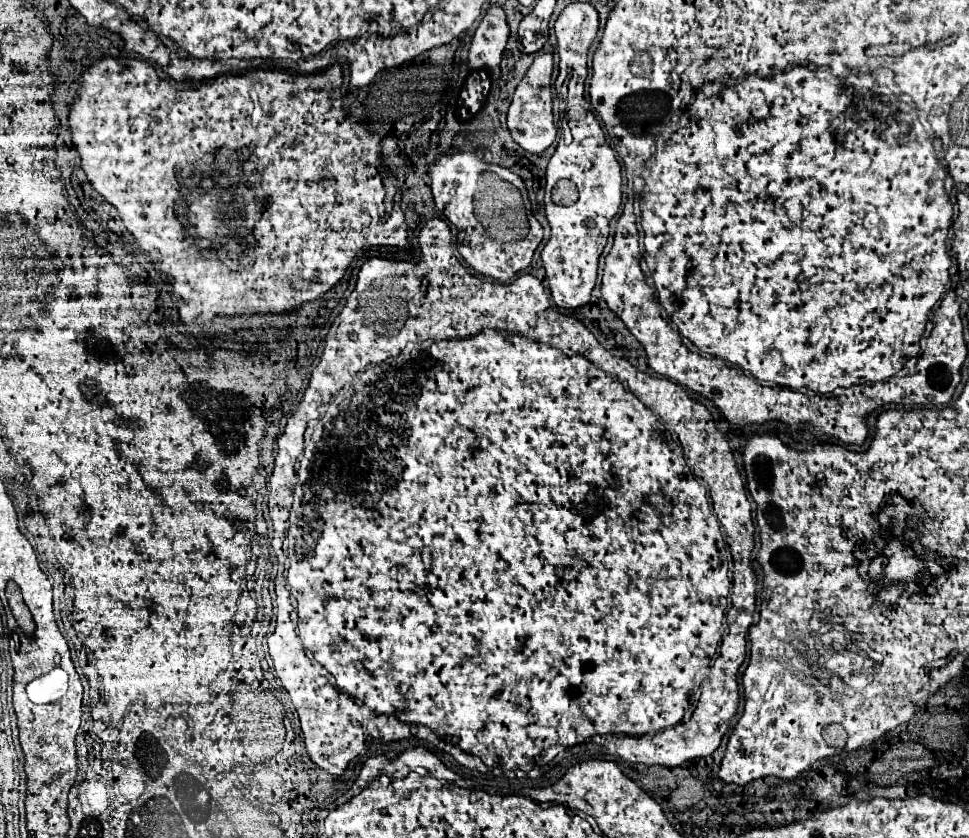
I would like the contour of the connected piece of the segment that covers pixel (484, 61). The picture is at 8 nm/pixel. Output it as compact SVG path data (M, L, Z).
M491 5L471 39L469 67L491 69L499 65L507 39L509 39L509 27L505 21L505 11L501 7Z

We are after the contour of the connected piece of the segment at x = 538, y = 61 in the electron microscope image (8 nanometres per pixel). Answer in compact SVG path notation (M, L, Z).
M541 53L531 63L529 71L517 85L511 107L507 111L507 127L511 131L511 137L529 153L543 153L555 139L557 129L553 123L553 105L551 105L551 71L553 71L553 55Z

